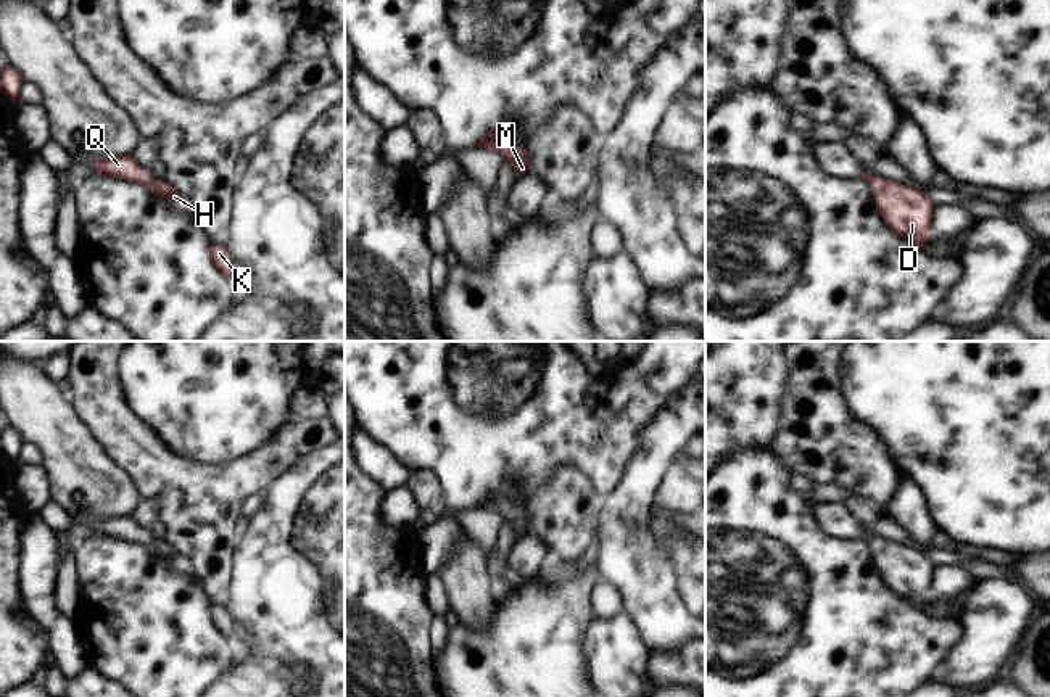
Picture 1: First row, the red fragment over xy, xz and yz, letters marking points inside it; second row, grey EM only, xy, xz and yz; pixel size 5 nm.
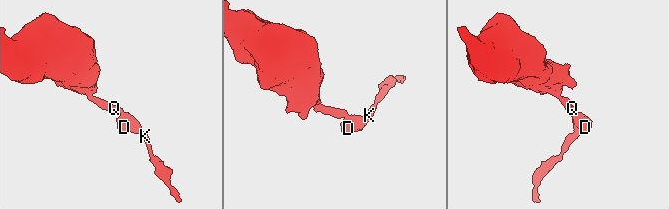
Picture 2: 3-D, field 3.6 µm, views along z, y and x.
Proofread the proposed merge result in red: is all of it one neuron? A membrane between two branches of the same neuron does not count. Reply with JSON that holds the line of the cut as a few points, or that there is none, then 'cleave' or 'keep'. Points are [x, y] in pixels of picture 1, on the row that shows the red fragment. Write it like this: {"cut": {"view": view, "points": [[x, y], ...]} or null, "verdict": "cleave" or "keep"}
{"cut": null, "verdict": "keep"}

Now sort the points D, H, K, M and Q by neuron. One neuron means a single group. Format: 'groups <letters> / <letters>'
groups D H K M Q

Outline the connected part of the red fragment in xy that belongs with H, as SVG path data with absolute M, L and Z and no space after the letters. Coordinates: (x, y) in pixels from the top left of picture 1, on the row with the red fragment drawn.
M132 155L95 159L92 169L106 177L147 185L156 198L166 198L179 208L192 211L188 203L166 180L153 179L148 167L138 166Z

